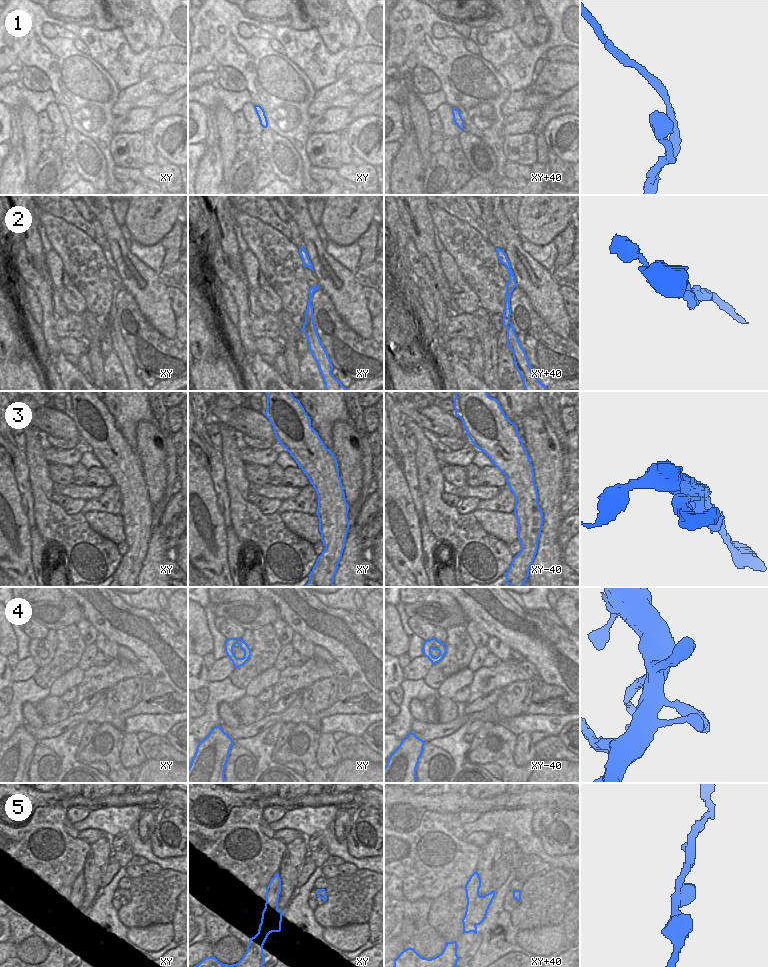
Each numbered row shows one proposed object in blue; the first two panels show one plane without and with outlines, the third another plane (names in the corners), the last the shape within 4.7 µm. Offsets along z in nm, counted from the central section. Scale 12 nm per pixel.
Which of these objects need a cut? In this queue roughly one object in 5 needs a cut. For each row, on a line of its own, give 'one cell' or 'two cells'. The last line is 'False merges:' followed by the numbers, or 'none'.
1: one cell
2: one cell
3: two cells
4: one cell
5: two cells
False merges: 3, 5

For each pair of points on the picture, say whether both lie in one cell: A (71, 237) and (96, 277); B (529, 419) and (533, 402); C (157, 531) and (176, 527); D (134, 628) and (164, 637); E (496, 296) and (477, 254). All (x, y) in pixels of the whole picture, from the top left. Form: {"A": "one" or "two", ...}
{"A": "one", "B": "two", "C": "two", "D": "one", "E": "one"}

